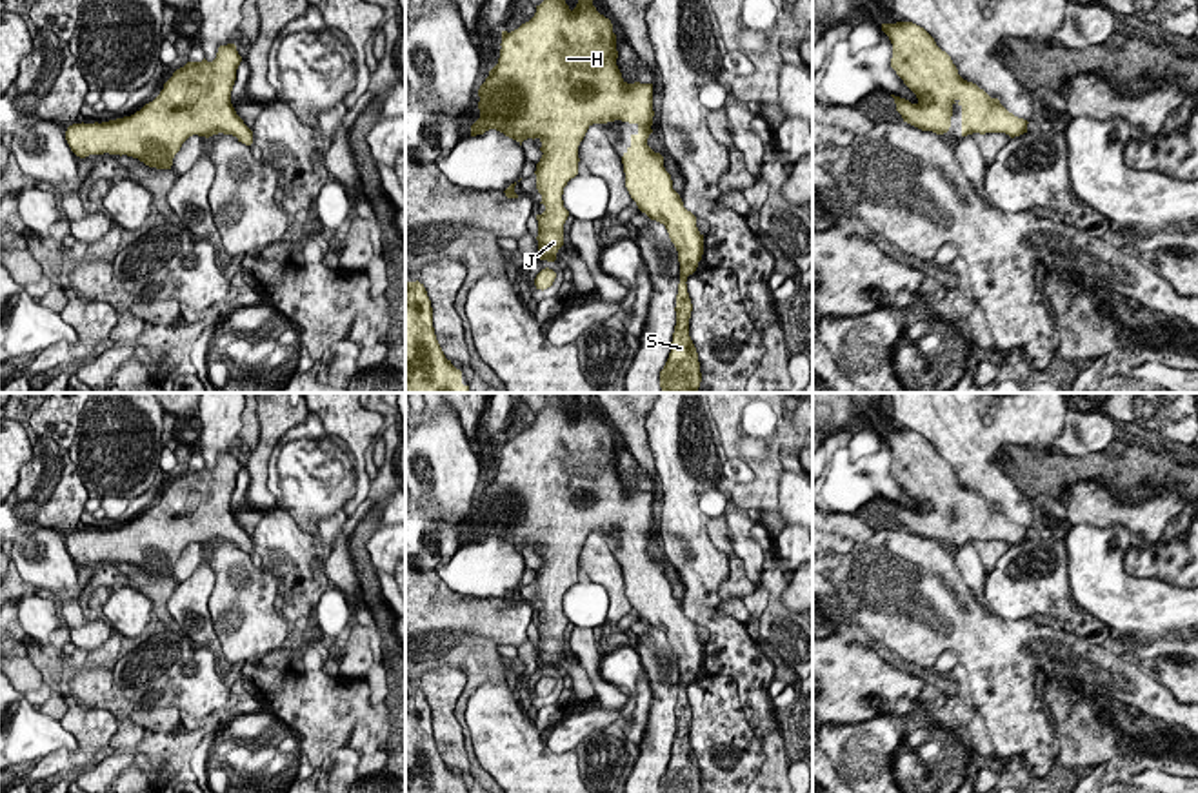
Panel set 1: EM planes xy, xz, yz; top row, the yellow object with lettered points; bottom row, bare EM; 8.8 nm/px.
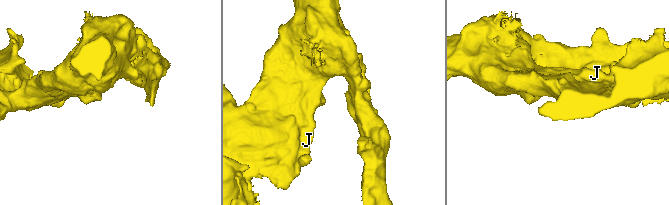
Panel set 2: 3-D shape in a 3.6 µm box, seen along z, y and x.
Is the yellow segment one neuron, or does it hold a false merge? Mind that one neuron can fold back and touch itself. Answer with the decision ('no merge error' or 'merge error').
no merge error

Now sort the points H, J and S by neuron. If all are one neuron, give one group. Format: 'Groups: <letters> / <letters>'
Groups: H J S

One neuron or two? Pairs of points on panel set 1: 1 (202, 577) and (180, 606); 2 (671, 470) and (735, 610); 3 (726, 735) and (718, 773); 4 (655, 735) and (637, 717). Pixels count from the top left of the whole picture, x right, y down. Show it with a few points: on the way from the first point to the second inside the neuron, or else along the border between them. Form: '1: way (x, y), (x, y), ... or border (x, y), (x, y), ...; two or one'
1: way (200, 584), (188, 599); one
2: border (720, 601), (717, 606); two
3: way (718, 744), (709, 753), (715, 764); one
4: border (649, 682), (649, 717), (638, 746); two

